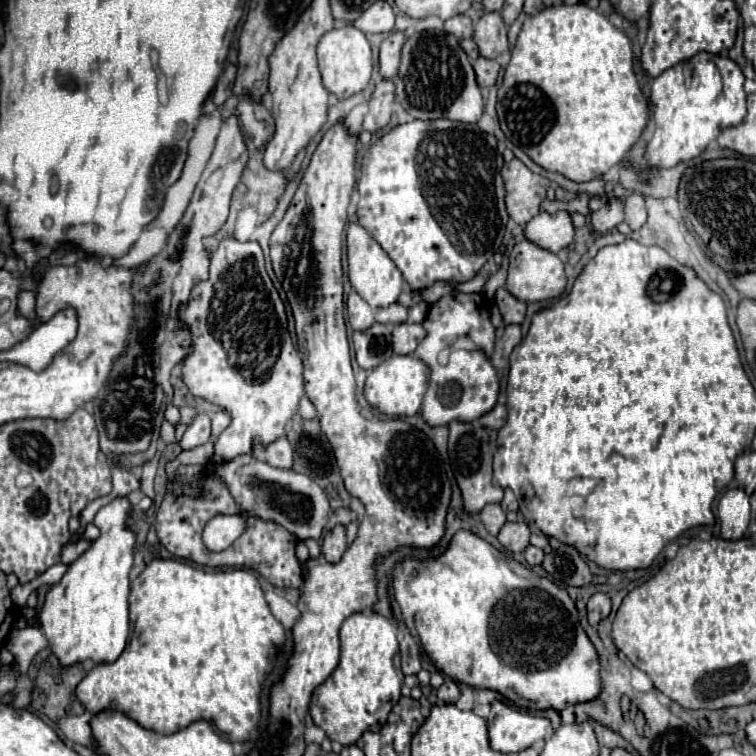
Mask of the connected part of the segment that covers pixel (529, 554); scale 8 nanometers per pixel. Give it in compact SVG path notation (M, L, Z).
M529 545L529 547L525 549L525 559L527 559L527 563L529 563L531 567L541 565L541 563L543 563L543 549Z

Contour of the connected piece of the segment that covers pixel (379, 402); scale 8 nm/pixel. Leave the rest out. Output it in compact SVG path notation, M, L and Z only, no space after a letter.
M393 355L389 357L389 361L383 361L367 375L365 399L369 401L371 407L389 417L415 415L419 413L423 395L427 391L427 377L429 377L429 367L421 359L415 359L411 355Z

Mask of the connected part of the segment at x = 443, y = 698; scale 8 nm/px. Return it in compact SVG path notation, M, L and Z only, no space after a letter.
M445 677L445 683L437 691L437 697L439 697L439 703L455 703L459 699L459 687L457 687L457 683L453 679Z

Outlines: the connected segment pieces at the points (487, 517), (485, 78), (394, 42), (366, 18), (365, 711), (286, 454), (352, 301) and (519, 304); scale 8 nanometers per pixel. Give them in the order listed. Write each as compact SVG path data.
M485 505L479 515L481 515L481 521L483 521L485 529L491 535L497 535L499 529L505 525L505 513L503 513L503 509L499 505Z
M479 57L473 67L475 67L475 73L477 73L479 87L491 87L491 85L495 85L497 73L499 73L499 63L495 59Z
M389 33L383 43L381 43L381 53L379 53L379 63L381 63L381 75L385 79L391 79L397 75L399 61L401 61L401 47L405 43L405 33Z
M375 1L353 25L363 33L389 33L393 31L395 15L387 1Z
M353 613L341 625L341 661L311 697L311 717L331 741L353 745L363 731L377 731L401 697L403 673L397 627L377 613Z
M281 437L281 439L273 441L271 445L255 445L253 455L259 461L269 463L271 467L279 467L279 469L293 467L293 449L291 449L287 437Z
M351 291L347 297L347 313L349 313L349 323L355 331L365 331L375 323L373 309L355 291Z
M497 289L495 293L495 301L497 301L497 307L503 315L503 321L509 325L509 323L521 323L525 319L525 311L527 311L527 305L523 301L519 301L517 297L513 297L507 289Z

